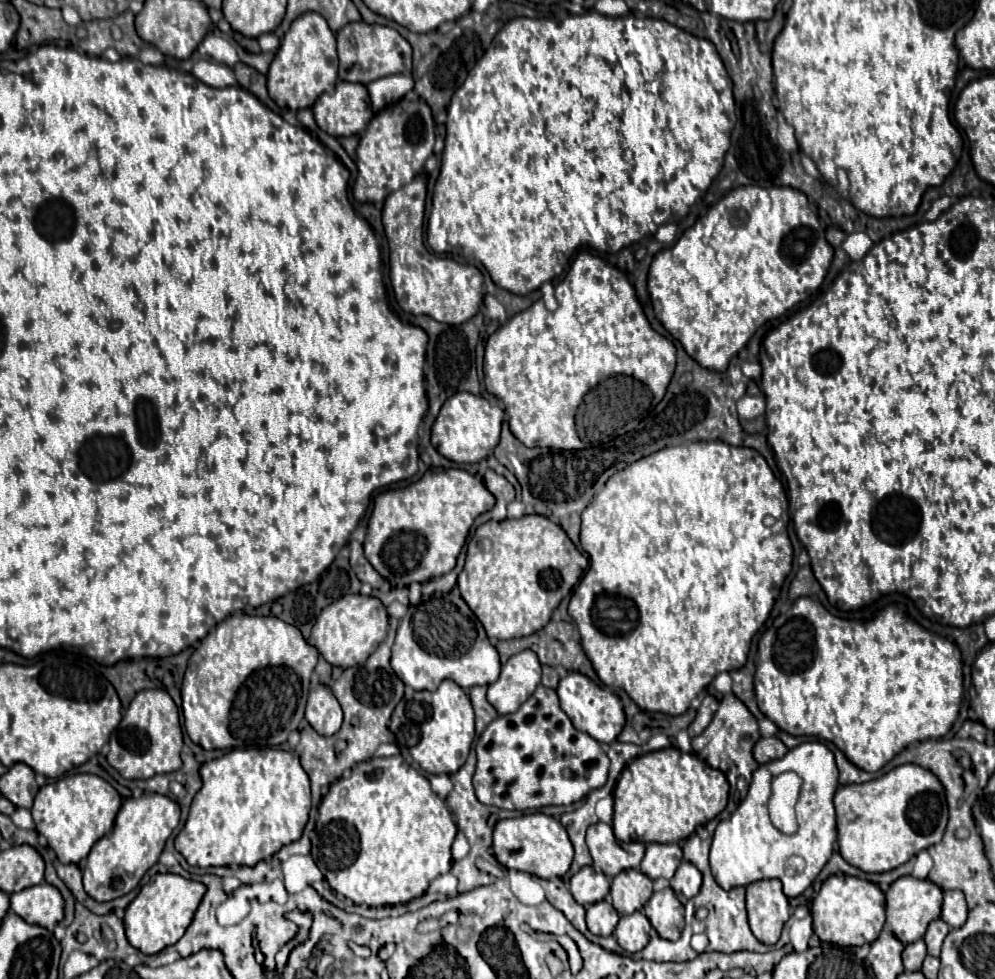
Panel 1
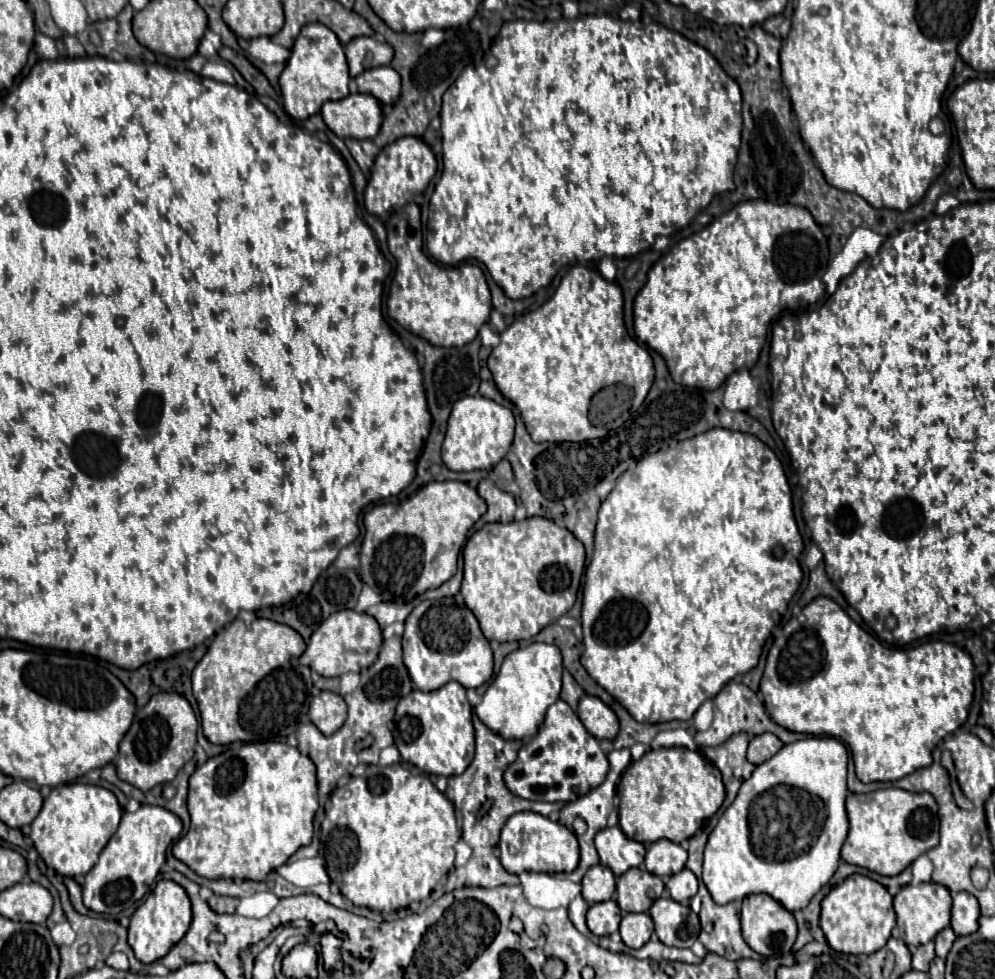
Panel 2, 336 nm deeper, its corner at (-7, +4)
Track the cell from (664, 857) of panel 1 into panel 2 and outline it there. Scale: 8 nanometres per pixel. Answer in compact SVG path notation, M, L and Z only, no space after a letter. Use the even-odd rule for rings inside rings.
M667 839L655 841L649 845L645 855L645 869L657 877L675 875L679 873L687 863L687 851Z

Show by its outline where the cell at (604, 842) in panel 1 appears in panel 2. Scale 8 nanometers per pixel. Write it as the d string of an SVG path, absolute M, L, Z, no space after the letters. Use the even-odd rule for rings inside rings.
M605 827L595 837L595 847L601 861L615 873L621 875L631 867L639 867L645 857L645 847L639 841L625 837L619 827Z

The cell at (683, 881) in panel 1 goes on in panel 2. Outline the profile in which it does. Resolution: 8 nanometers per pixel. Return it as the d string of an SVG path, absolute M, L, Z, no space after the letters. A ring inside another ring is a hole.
M683 869L681 873L671 875L665 887L667 887L671 899L675 899L679 903L687 903L697 893L697 885L699 885L699 881L697 881L695 873L689 869Z

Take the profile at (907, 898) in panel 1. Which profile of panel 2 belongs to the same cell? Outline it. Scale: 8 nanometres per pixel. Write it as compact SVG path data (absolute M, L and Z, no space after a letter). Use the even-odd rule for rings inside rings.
M921 883L921 885L905 885L895 897L893 907L897 913L897 929L901 939L907 945L925 945L927 941L935 939L935 935L949 927L951 919L951 895L949 891L939 883Z

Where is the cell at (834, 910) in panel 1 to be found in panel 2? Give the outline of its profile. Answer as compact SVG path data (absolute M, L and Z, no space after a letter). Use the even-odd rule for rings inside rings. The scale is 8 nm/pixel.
M865 875L847 877L843 883L835 885L831 893L821 901L821 929L827 937L827 943L839 953L875 953L887 943L895 927L895 911L891 901L893 897L881 883Z

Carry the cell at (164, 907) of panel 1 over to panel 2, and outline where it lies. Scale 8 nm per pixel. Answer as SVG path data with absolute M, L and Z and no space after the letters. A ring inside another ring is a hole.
M161 879L149 893L145 903L133 913L129 923L129 945L141 963L153 963L169 953L169 949L181 941L191 925L191 901L185 889L175 881Z

